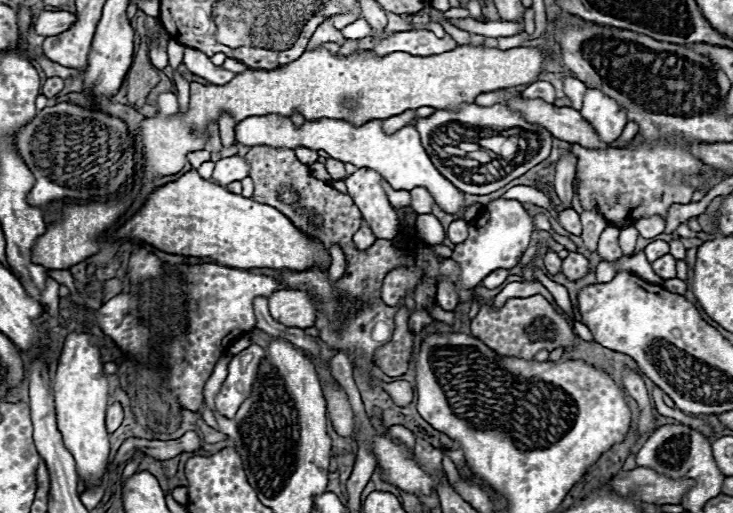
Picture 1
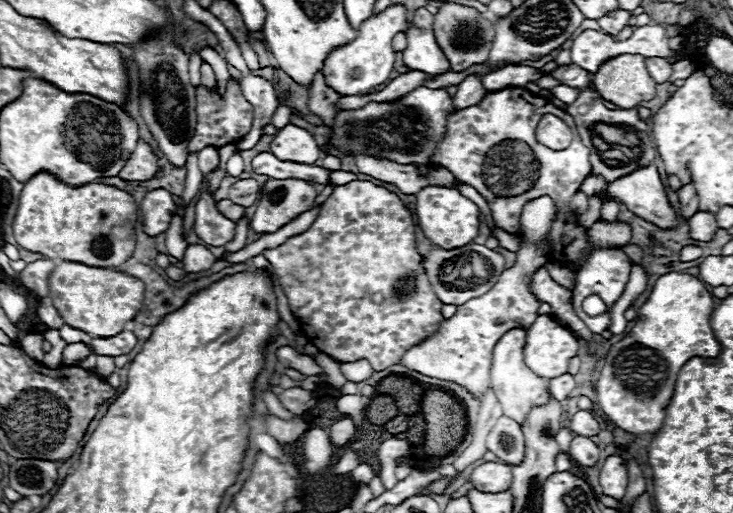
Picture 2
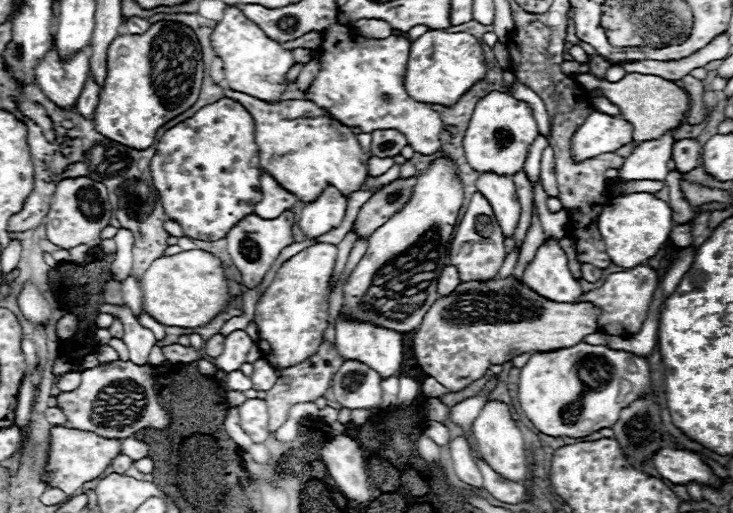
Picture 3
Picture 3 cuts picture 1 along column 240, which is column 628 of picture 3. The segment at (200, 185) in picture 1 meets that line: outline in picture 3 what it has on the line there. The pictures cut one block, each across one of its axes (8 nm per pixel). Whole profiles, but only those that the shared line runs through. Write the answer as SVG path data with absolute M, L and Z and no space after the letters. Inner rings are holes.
M634 192L628 196L612 198L602 210L598 220L598 230L606 244L606 254L616 266L636 268L644 260L656 256L656 252L666 244L672 230L672 208L668 202L656 198L648 192Z

